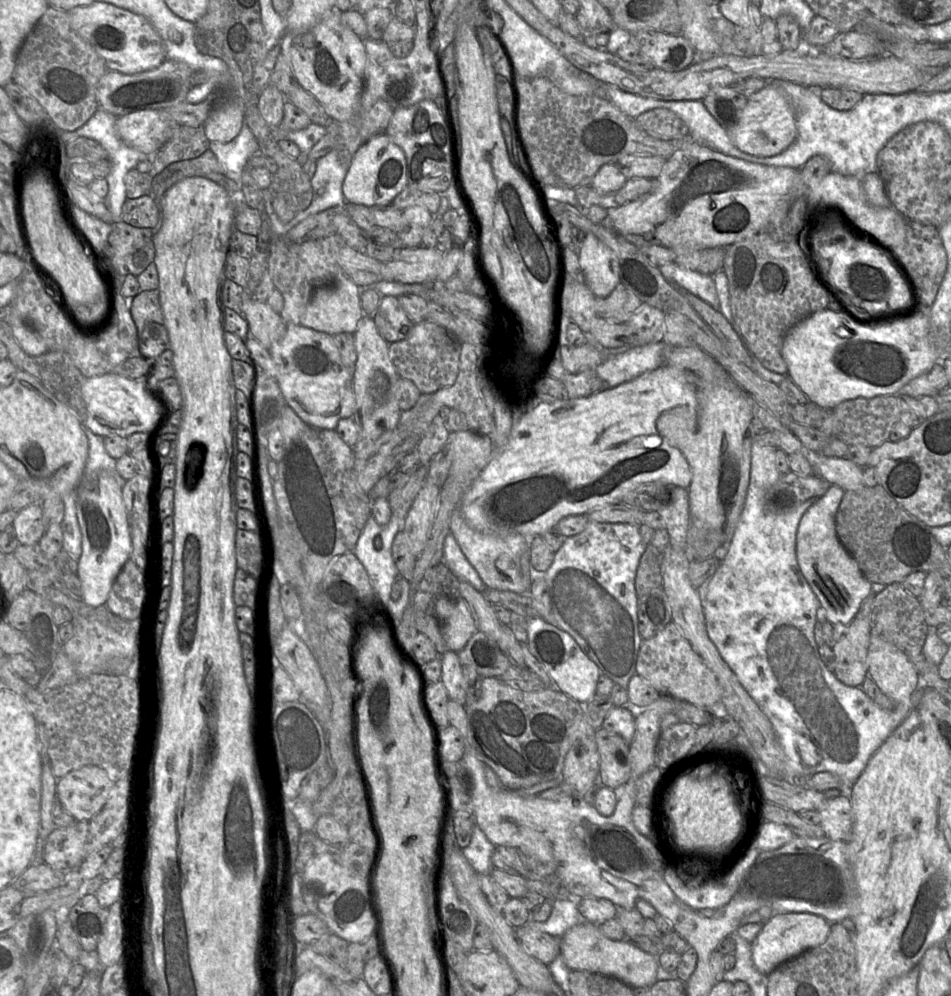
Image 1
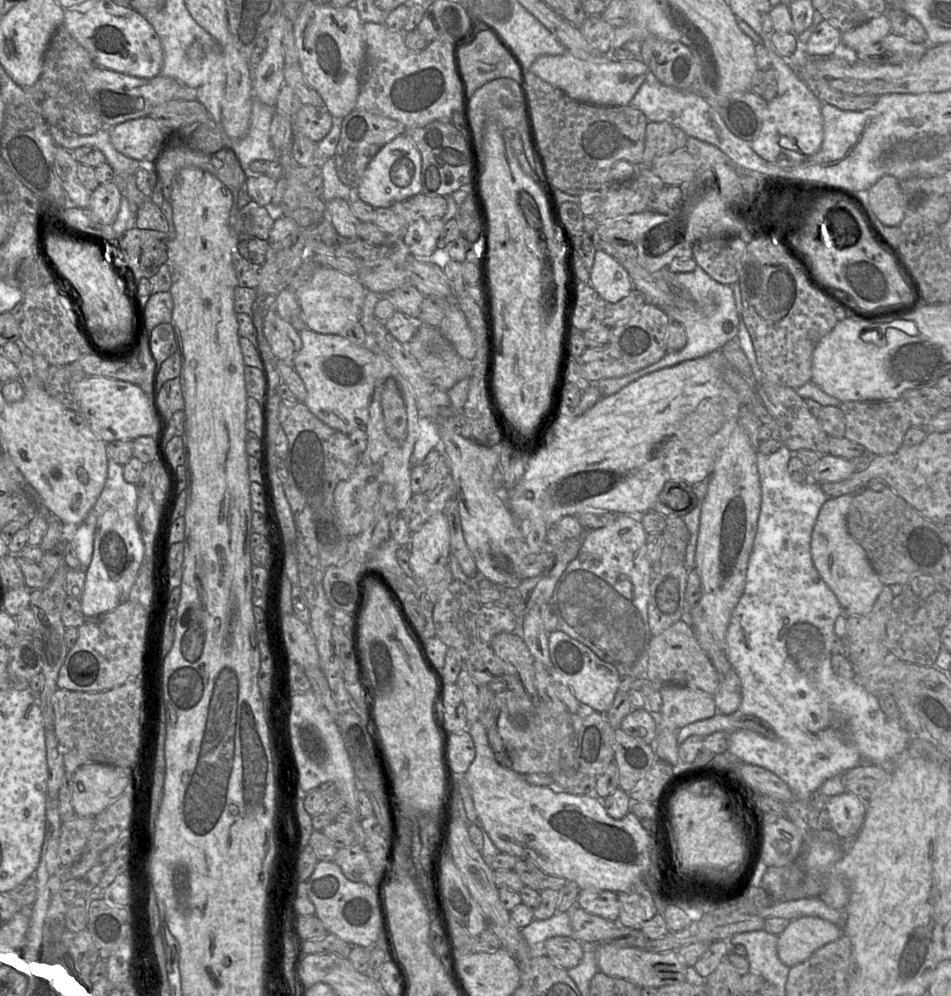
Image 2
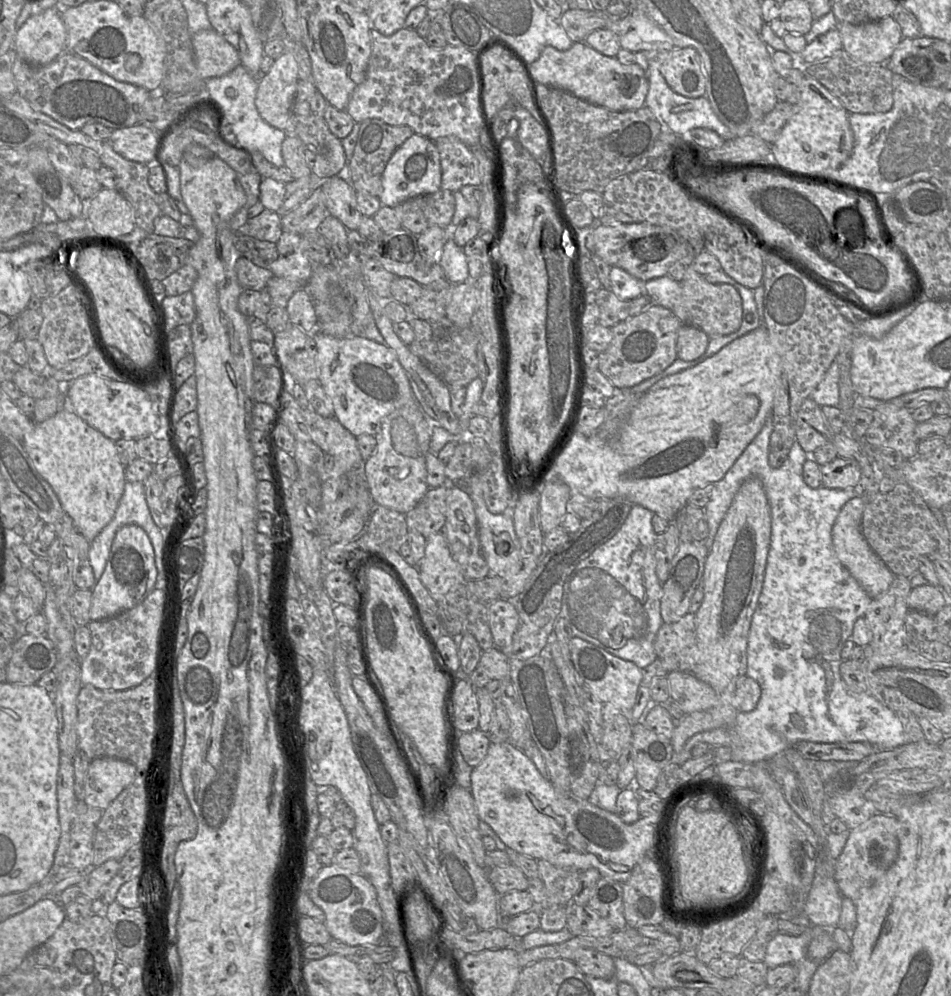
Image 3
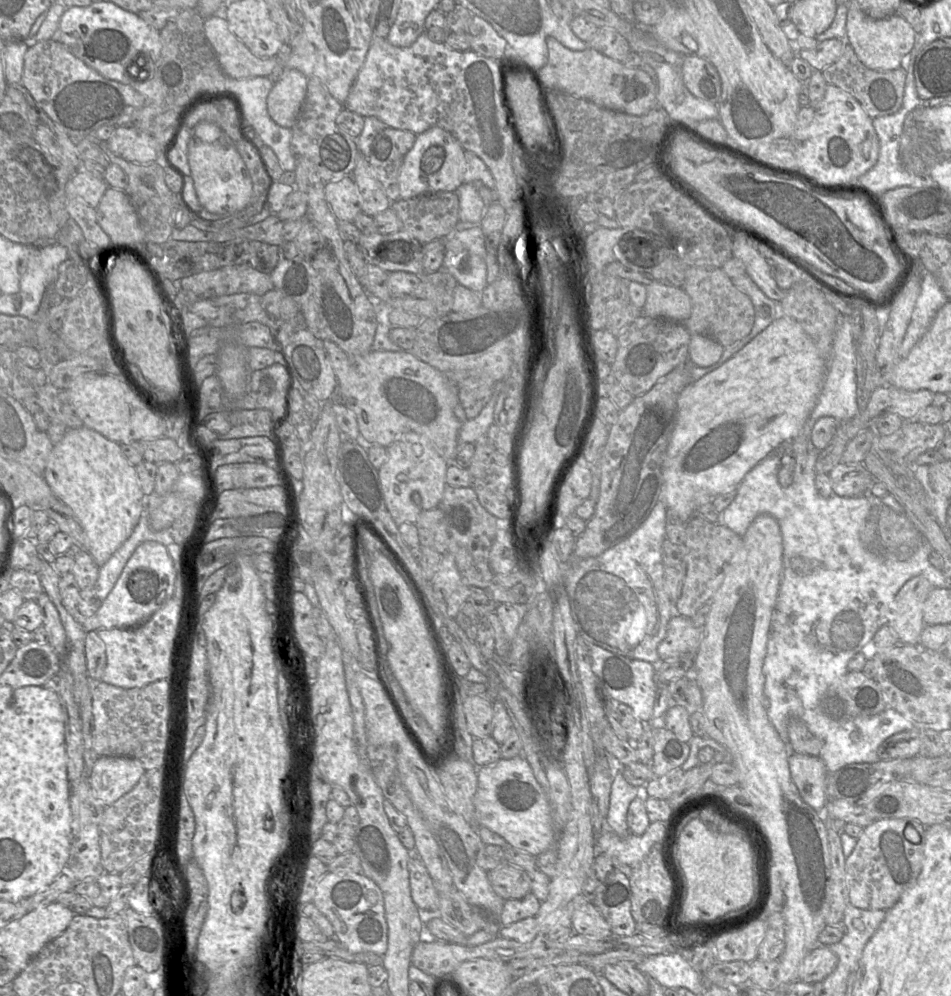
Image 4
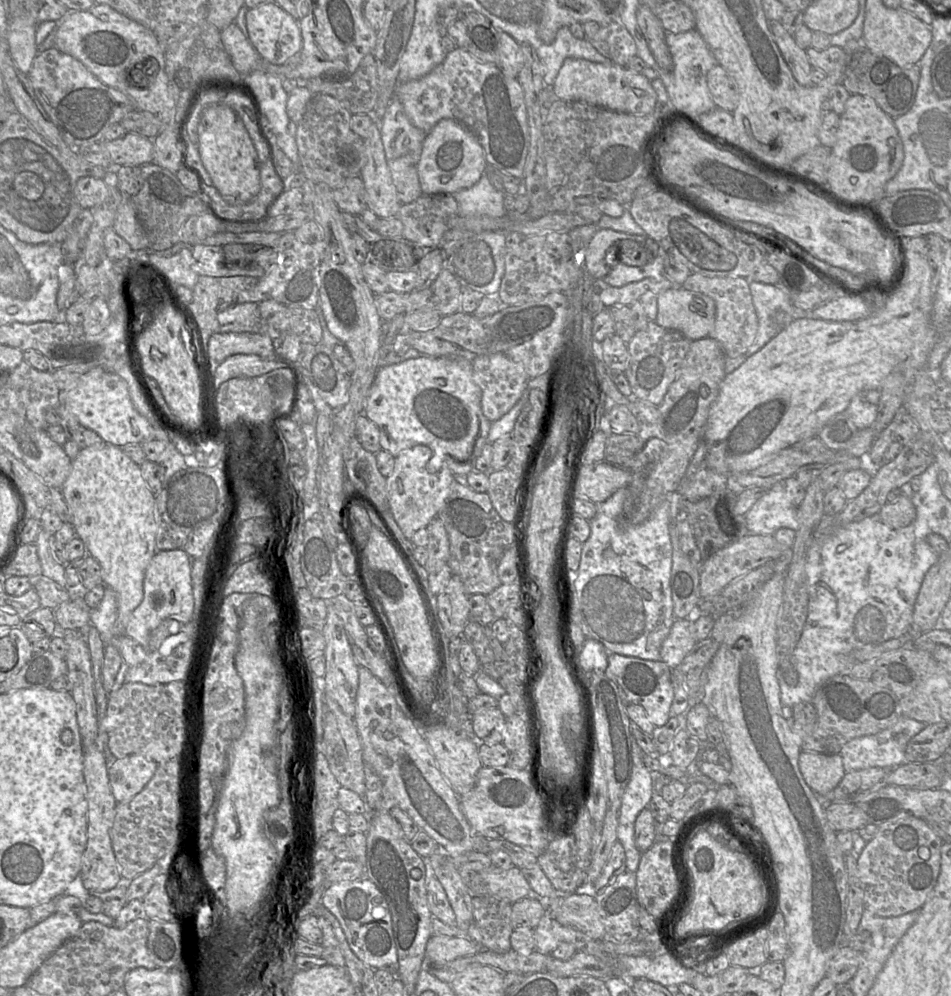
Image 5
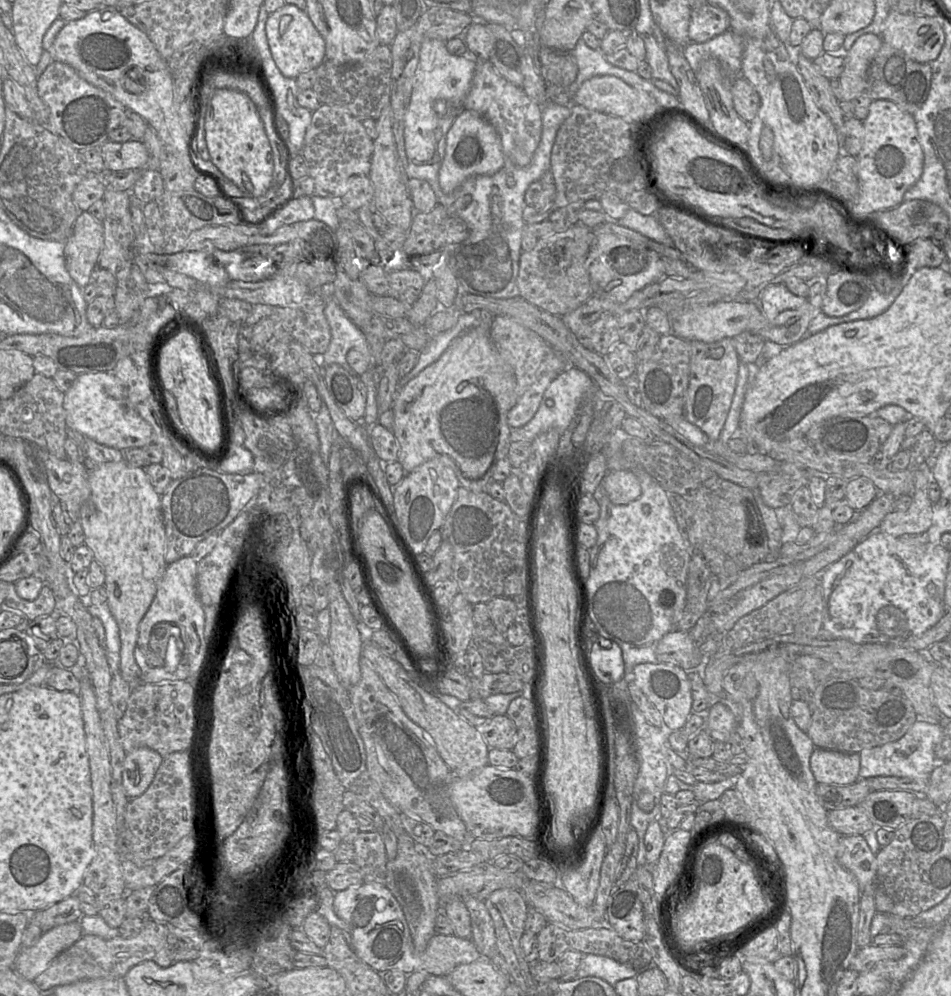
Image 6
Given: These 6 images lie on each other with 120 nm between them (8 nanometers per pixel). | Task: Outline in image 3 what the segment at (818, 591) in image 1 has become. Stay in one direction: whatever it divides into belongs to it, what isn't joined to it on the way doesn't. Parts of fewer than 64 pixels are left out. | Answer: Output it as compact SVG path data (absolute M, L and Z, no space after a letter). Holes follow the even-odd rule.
M856 496L841 508L832 528L832 544L835 554L842 565L856 579L865 592L872 599L876 599L890 588L895 575L872 550L862 534L861 520L864 505L864 496Z

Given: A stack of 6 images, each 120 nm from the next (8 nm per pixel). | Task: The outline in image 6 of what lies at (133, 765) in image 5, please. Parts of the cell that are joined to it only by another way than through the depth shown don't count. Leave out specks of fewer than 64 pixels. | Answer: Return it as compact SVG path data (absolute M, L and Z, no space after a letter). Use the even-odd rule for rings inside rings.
M148 747L127 753L123 763L122 781L130 799L141 796L149 788L163 759L161 754Z

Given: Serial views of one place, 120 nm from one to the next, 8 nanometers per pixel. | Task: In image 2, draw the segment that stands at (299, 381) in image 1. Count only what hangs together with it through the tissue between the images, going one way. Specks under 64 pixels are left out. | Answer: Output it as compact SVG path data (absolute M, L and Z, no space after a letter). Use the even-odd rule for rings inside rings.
M305 328L299 335L302 348L291 364L306 387L303 403L326 425L347 435L356 429L365 429L375 383L382 369L377 354L340 334L322 334Z

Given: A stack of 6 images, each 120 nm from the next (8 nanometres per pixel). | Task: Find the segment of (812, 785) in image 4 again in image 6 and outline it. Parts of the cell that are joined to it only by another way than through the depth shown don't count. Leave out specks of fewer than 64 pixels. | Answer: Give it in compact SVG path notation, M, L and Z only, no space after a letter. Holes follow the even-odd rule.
M816 748L810 768L818 784L850 785L860 779L860 755Z

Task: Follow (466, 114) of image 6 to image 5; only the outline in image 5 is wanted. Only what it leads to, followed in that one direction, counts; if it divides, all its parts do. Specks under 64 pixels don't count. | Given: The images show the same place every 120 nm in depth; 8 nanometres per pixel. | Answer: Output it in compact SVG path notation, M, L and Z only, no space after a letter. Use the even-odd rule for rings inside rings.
M443 119L426 135L417 163L417 172L423 195L454 195L476 184L485 173L487 161L477 138L462 124Z

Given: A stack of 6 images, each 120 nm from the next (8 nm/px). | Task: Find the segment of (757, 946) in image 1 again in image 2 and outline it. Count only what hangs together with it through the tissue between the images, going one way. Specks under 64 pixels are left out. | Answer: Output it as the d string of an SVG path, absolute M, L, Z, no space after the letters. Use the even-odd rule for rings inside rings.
M804 916L794 920L778 935L777 953L780 961L791 968L809 959L821 947L836 941L842 935L840 928L824 919Z

